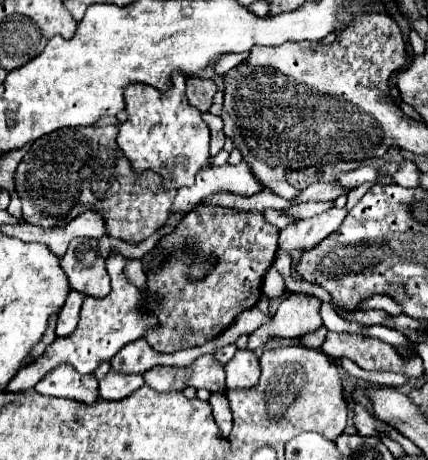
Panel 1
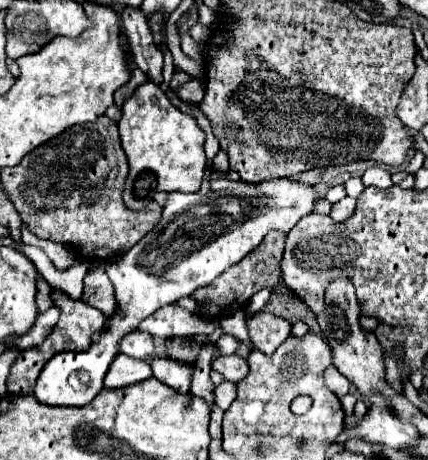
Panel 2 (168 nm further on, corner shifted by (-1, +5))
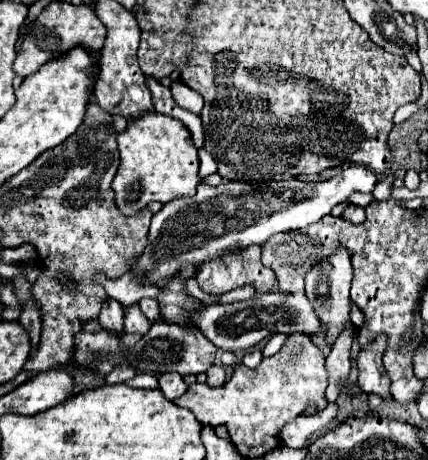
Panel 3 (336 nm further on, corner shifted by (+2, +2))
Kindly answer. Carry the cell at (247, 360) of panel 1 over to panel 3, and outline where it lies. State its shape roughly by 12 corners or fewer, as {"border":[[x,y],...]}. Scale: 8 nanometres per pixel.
{"border":[[212,365],[206,371],[206,383],[220,387],[226,381],[222,365]]}

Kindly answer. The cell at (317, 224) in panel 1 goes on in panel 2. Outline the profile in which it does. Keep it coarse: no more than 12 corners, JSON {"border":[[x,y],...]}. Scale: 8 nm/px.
{"border":[[355,198],[331,206],[331,218],[343,222],[355,210]]}

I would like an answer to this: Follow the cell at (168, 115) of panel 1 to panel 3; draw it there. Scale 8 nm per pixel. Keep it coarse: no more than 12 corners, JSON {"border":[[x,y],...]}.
{"border":[[146,113],[118,133],[116,205],[134,215],[196,193],[180,121]]}

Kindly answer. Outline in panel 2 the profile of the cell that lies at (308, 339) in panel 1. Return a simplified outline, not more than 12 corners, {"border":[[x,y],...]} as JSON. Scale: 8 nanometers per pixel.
{"border":[[245,312],[249,340],[273,354],[293,324],[271,312]]}

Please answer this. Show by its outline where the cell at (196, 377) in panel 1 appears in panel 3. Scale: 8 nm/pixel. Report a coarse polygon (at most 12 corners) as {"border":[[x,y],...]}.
{"border":[[178,373],[160,375],[160,391],[170,401],[188,389]]}

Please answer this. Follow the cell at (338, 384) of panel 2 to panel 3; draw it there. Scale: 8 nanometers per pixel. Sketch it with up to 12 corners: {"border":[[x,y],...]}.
{"border":[[347,324],[334,344],[326,369],[328,403],[340,395],[340,385],[351,370],[354,330]]}

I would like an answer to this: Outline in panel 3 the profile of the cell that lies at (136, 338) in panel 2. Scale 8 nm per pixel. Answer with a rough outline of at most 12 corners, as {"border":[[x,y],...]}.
{"border":[[138,303],[126,307],[126,333],[148,333],[150,321]]}

